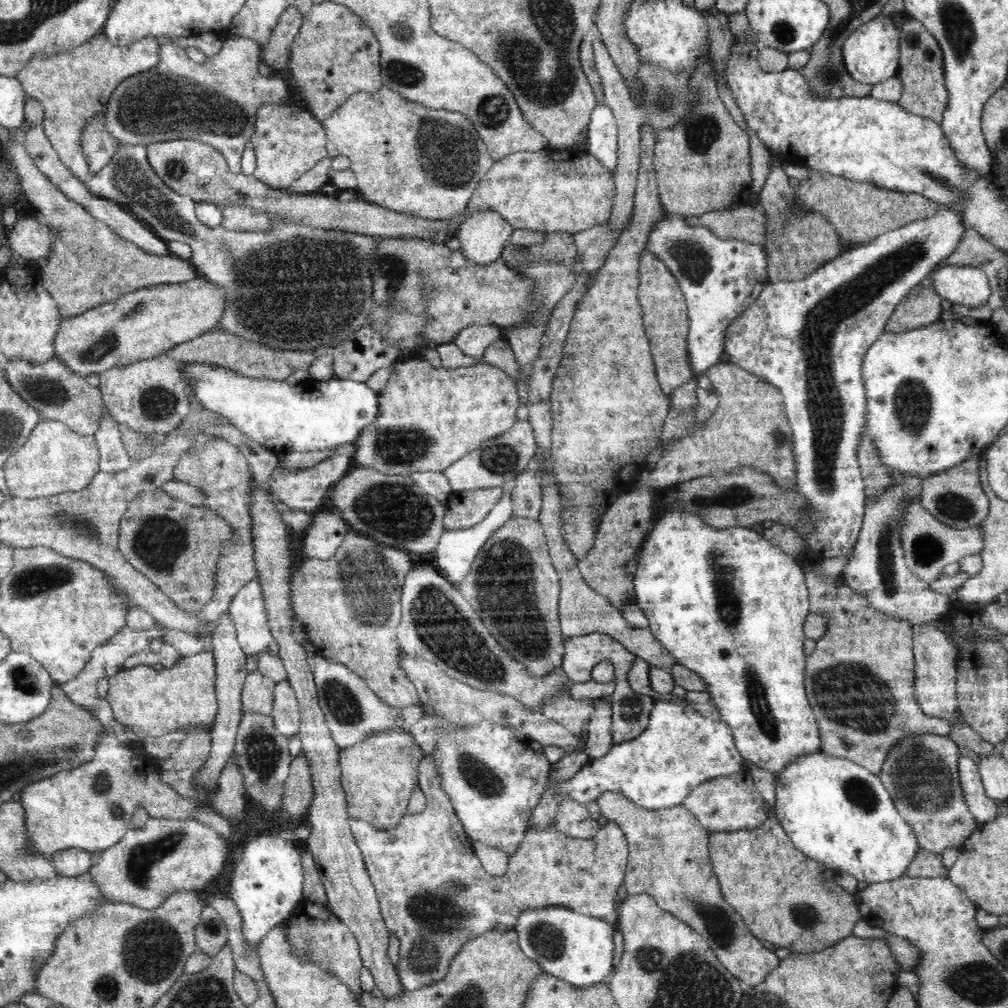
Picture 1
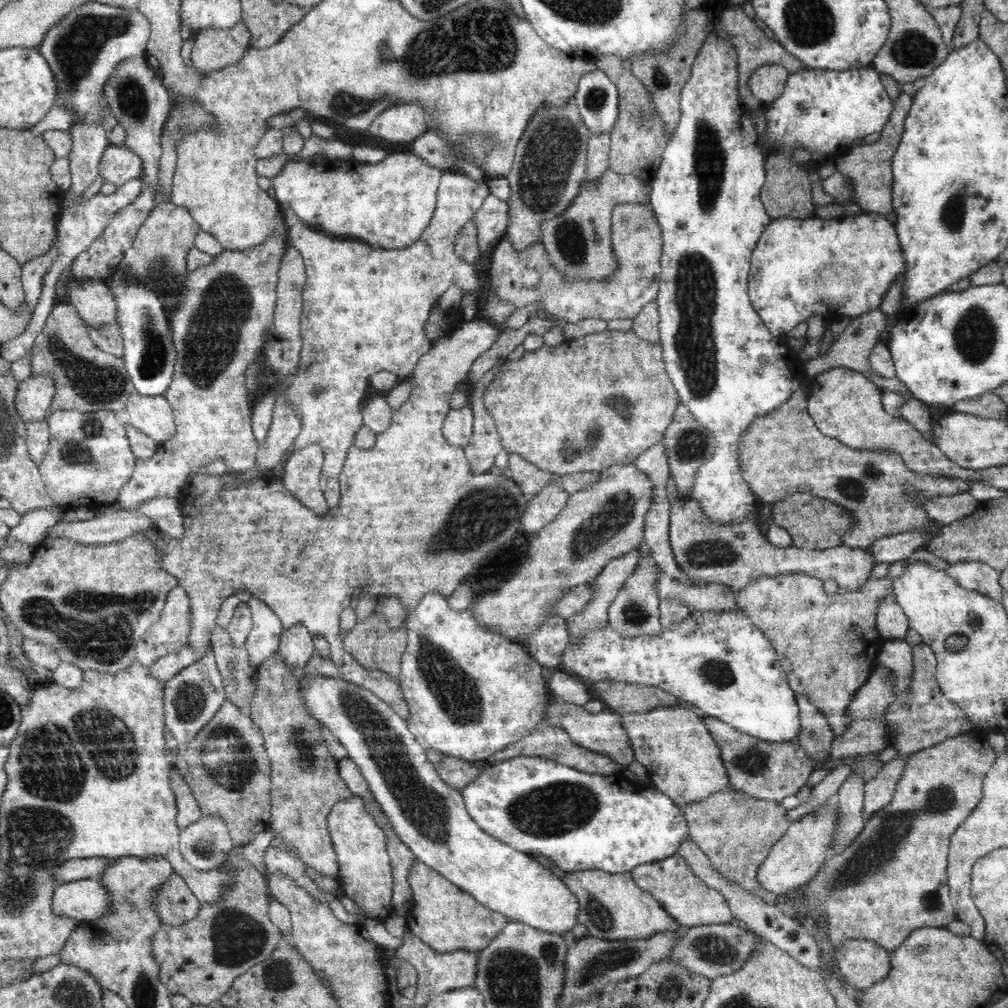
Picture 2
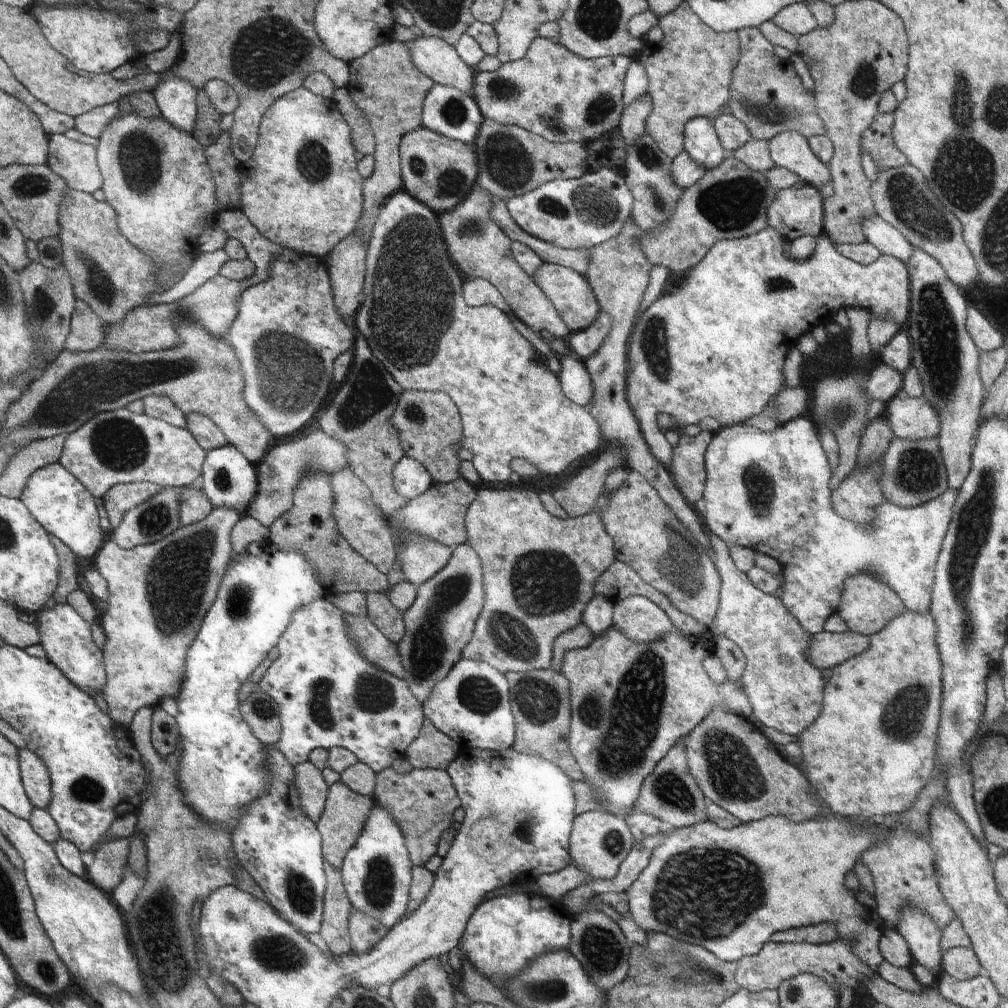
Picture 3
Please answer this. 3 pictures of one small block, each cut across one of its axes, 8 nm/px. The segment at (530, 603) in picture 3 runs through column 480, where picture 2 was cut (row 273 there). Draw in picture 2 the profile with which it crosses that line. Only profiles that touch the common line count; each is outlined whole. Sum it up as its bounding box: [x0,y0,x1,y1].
[485,203,663,323]

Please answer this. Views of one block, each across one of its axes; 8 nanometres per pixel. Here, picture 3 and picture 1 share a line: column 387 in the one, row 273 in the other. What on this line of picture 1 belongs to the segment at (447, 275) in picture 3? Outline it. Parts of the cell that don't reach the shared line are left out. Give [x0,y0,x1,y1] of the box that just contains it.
[86,144,379,351]

